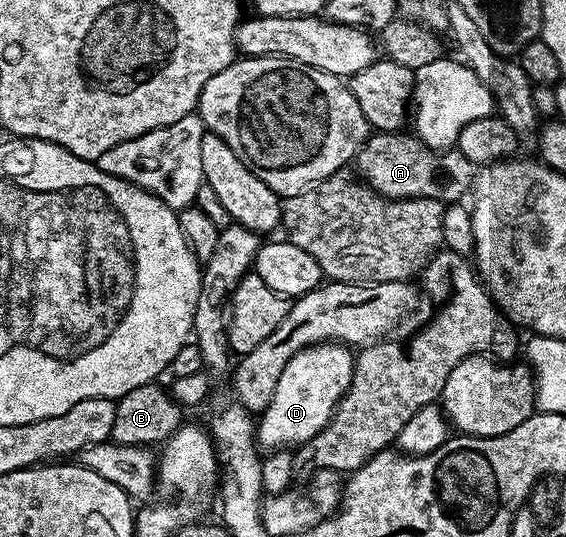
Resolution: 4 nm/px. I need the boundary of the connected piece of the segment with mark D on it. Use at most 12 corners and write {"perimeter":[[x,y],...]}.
{"perimeter":[[319,342],[285,364],[257,442],[298,448],[329,424],[355,354]]}

